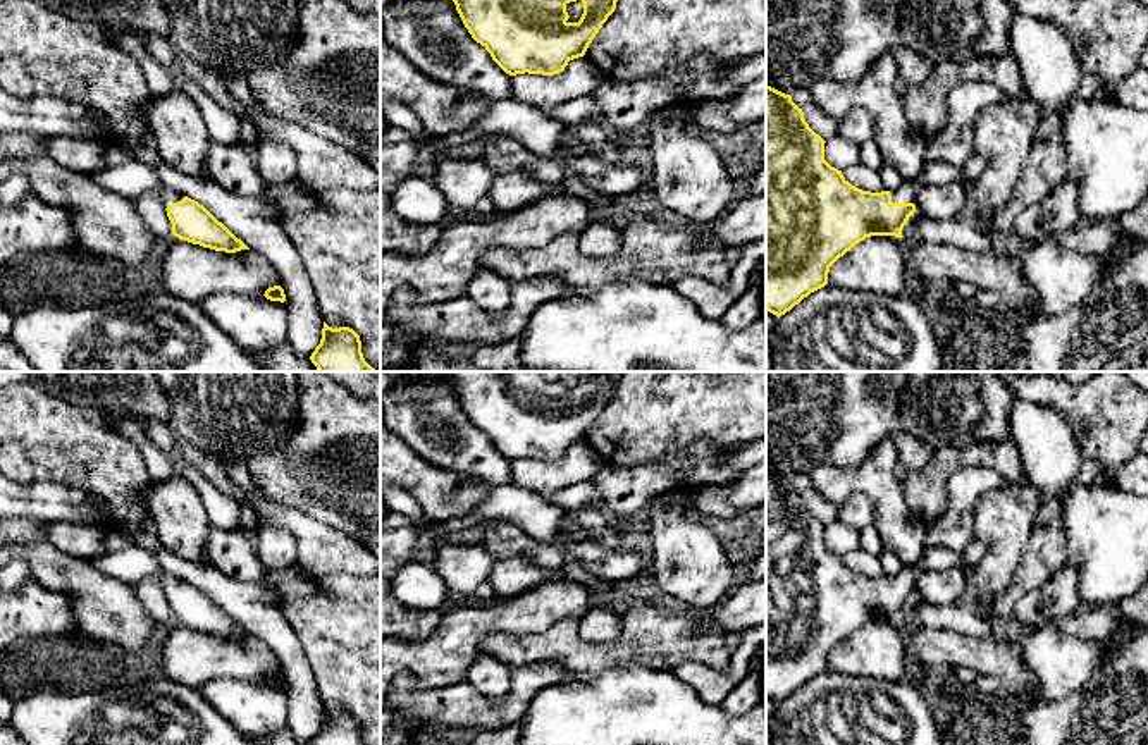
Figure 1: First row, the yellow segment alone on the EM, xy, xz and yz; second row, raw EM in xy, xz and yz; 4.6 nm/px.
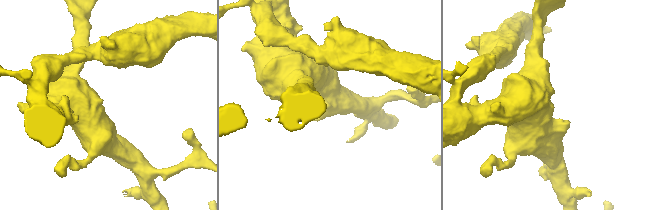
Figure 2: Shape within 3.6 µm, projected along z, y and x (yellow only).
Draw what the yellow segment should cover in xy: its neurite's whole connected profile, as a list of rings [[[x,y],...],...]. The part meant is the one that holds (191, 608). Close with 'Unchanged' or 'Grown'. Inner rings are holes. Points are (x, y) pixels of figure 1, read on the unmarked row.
[[[138,544],[124,551],[93,557],[89,563],[110,578],[120,580],[129,587],[143,578],[158,575],[172,609],[172,619],[182,626],[225,638],[250,635],[203,590],[172,573],[165,573],[157,557]]]. Grown

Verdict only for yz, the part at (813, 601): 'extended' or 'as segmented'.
extended

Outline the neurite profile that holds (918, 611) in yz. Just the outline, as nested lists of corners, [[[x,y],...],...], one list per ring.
[[[914,597],[902,614],[905,625],[926,625],[931,628],[950,628],[960,633],[967,633],[978,638],[995,638],[990,625],[979,616],[979,613],[967,613],[955,604],[933,606],[919,597]]]

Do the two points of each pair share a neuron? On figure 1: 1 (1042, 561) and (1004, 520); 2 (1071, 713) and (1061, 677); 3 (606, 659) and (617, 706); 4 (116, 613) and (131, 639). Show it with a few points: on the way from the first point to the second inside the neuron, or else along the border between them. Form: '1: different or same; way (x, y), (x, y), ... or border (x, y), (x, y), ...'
1: different; border (1036, 527), (1021, 565), (1009, 582)
2: different; border (1095, 670), (1069, 695), (1049, 699), (1040, 692)
3: different; border (649, 670), (641, 664), (627, 664), (572, 673)
4: same; way (121, 620), (131, 632)

